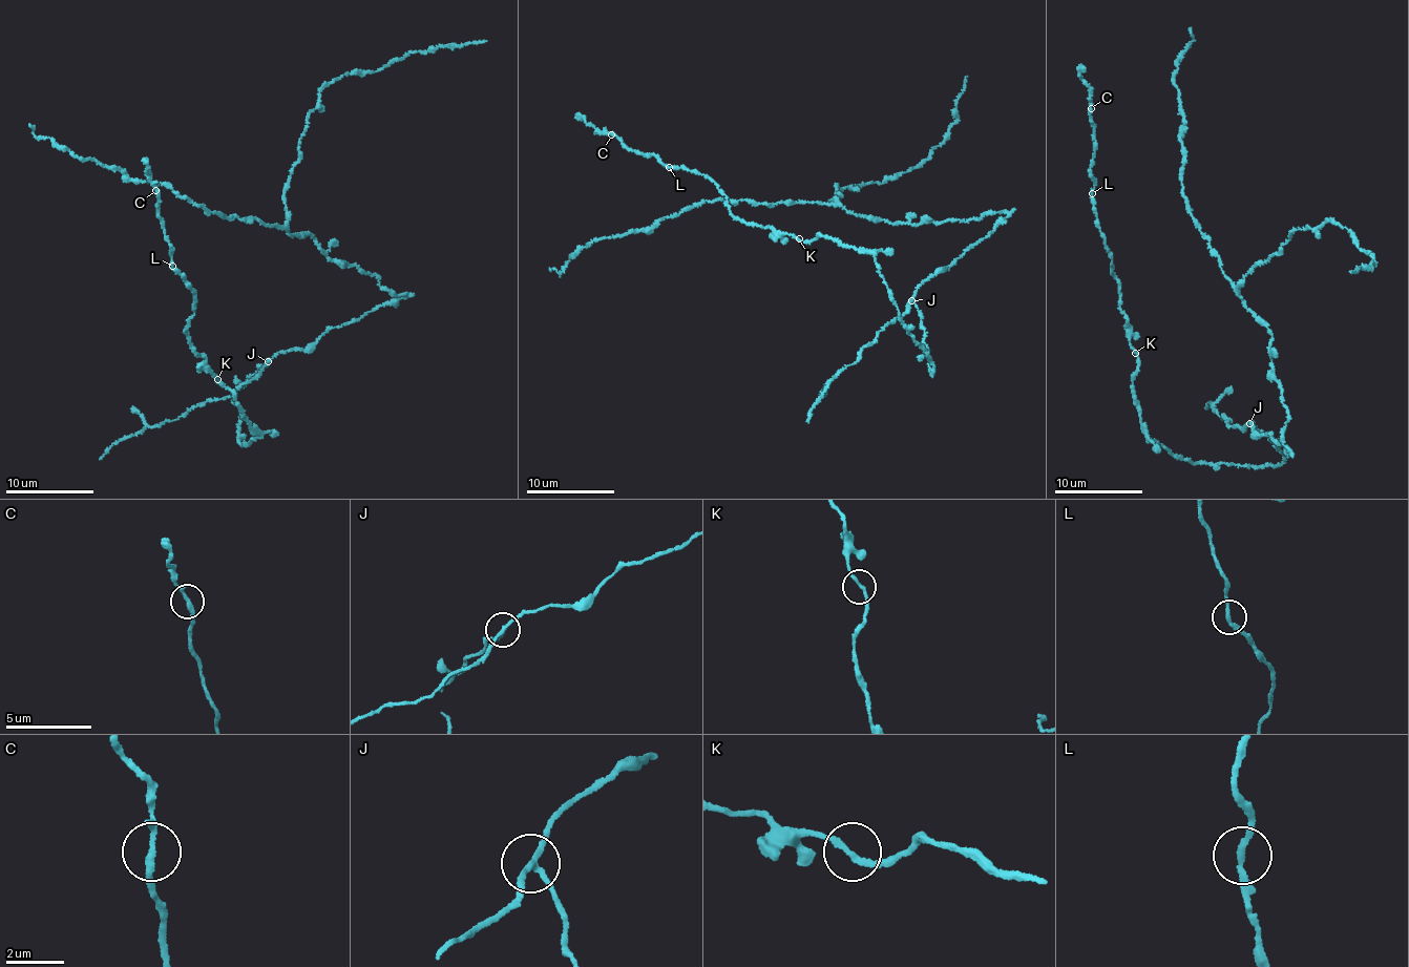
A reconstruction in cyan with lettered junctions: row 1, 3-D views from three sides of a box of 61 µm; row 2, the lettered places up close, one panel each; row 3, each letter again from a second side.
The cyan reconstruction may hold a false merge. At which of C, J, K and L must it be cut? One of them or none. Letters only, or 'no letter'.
J

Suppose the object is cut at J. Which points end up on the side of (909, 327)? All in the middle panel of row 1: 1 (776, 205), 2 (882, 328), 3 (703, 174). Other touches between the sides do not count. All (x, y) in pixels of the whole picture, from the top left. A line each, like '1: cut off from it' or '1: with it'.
1: cut off from it
2: cut off from it
3: with it

